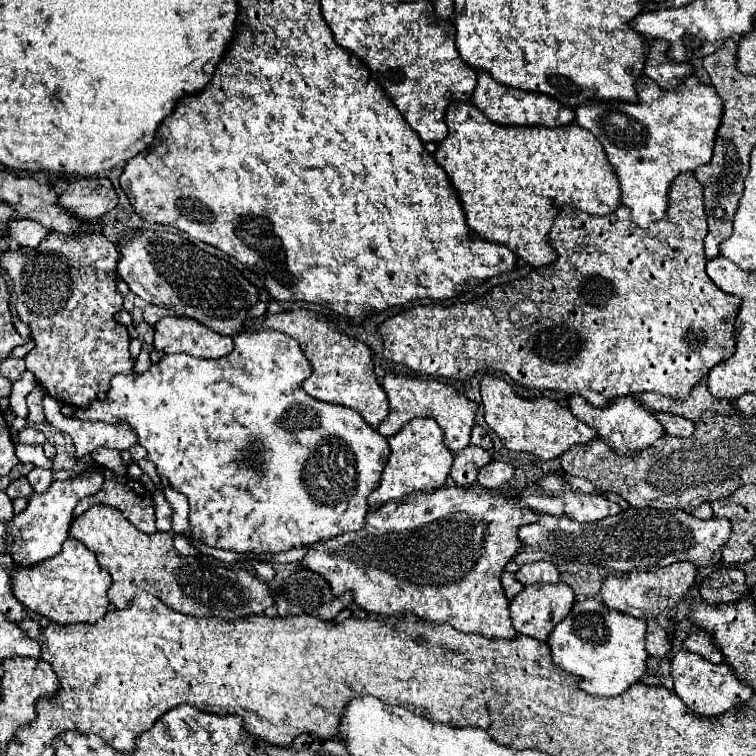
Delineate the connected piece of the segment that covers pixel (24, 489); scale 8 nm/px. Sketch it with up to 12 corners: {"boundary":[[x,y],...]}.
{"boundary":[[19,477],[7,487],[9,499],[33,493],[27,477]]}

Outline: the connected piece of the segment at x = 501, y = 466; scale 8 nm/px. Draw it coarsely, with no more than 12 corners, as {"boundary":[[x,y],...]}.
{"boundary":[[491,461],[479,471],[477,483],[499,489],[513,477],[513,465]]}

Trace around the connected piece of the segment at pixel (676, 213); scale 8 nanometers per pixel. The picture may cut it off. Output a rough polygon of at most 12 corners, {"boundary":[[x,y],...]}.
{"boundary":[[703,187],[557,259],[385,319],[385,359],[591,405],[687,399],[735,351]]}

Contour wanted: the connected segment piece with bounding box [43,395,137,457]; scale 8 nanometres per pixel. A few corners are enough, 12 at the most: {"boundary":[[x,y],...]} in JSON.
{"boundary":[[53,397],[45,417],[73,439],[75,455],[137,443],[129,423],[65,419]]}

